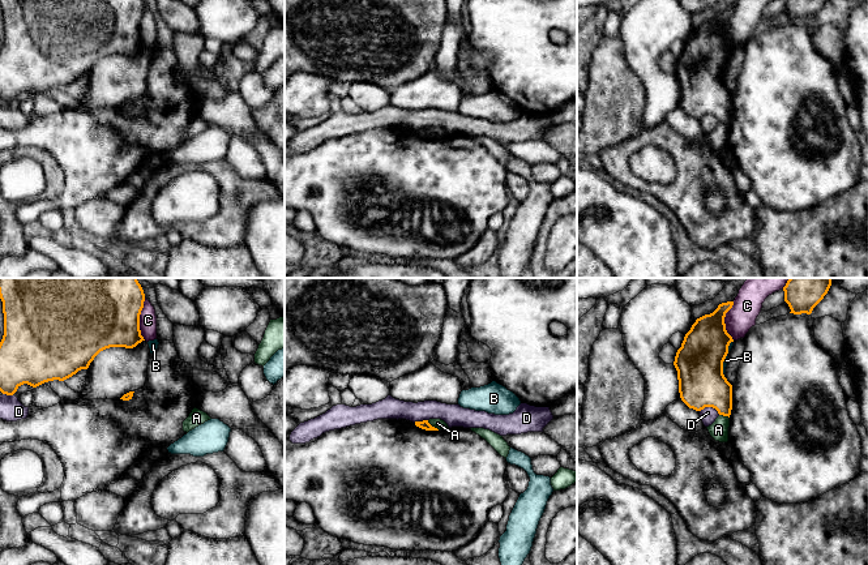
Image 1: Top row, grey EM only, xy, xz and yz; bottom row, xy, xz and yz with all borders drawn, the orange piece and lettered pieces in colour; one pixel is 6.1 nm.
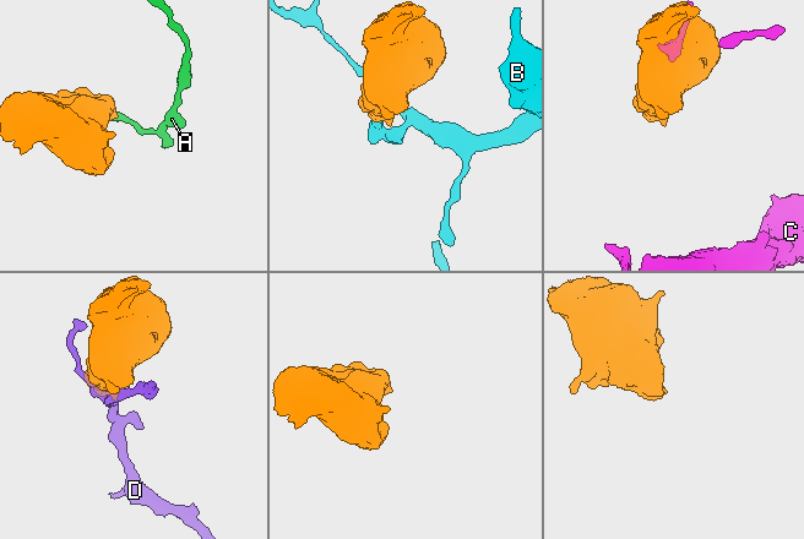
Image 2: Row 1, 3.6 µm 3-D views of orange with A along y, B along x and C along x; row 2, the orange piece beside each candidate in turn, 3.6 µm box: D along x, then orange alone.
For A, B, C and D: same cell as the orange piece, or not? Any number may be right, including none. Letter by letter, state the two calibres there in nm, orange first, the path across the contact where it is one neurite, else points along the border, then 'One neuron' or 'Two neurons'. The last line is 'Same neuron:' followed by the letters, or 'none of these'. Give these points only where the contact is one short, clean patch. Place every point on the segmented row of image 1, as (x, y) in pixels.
A: Thickness 60 nm (orange) against 60 nm. Boundary: xz (427, 420), (439, 429). Two neurons
B: Thickness 300 nm (orange) against 30 nm. Boundary: yz (732, 341), (723, 362), (725, 377). Two neurons
C: Thickness 500 nm (orange) against 110 nm. Two neurons
D: Thickness 280 nm (orange) against 100 nm. Two neurons
Same neuron: none of these

